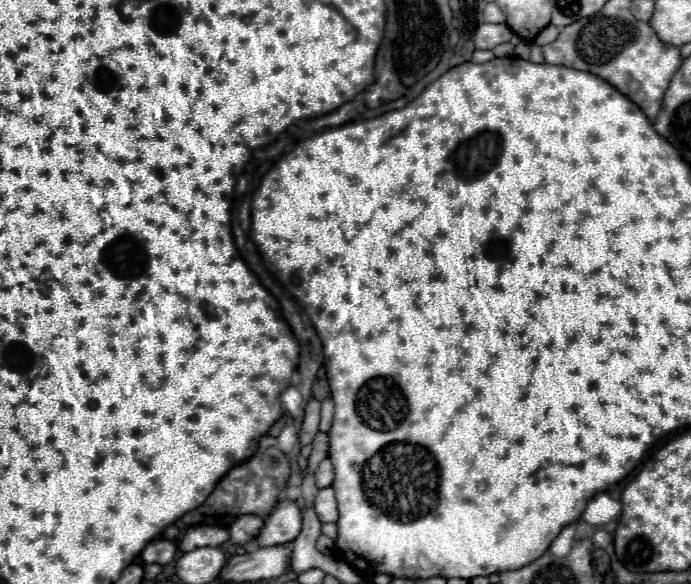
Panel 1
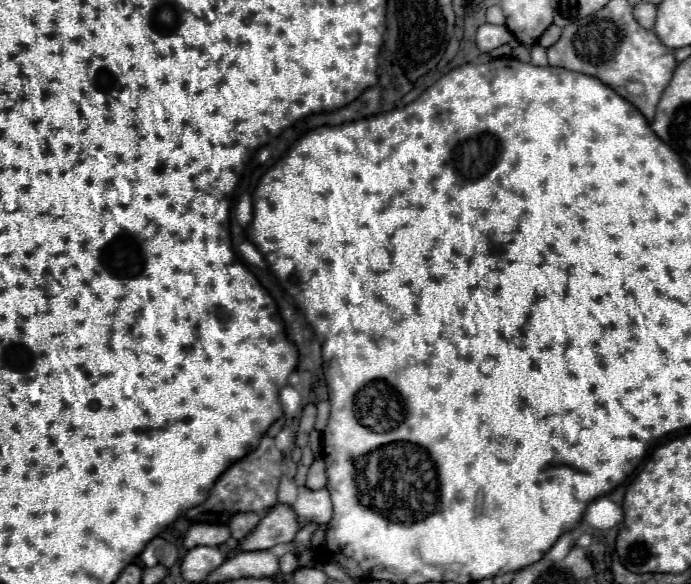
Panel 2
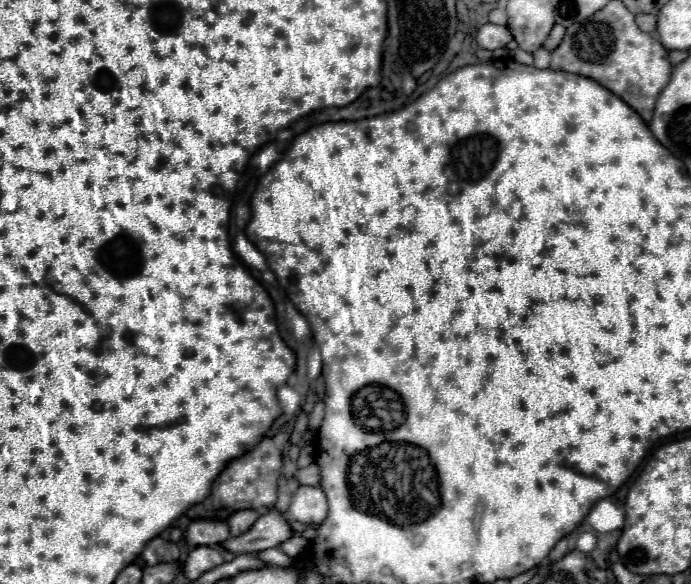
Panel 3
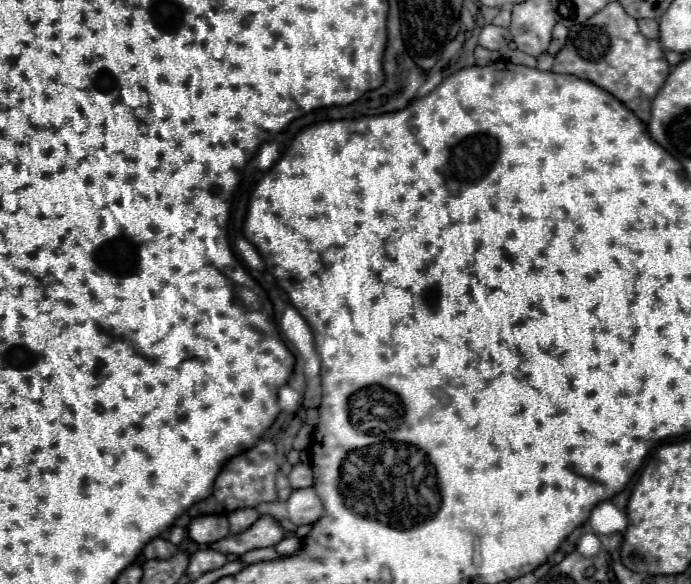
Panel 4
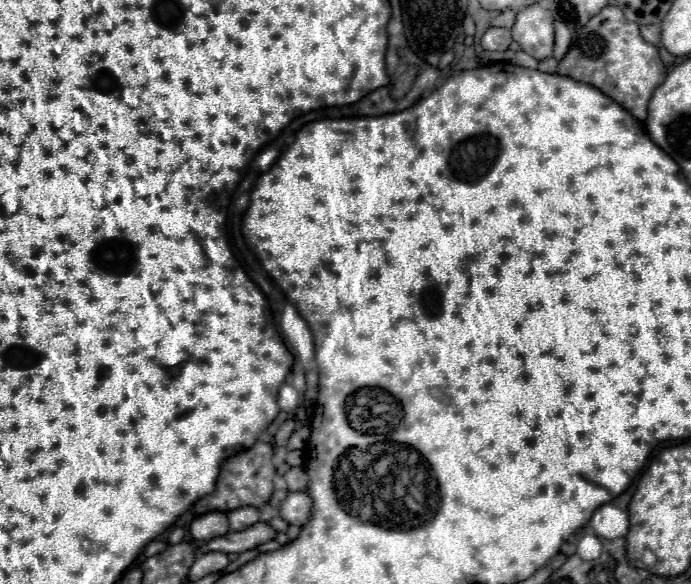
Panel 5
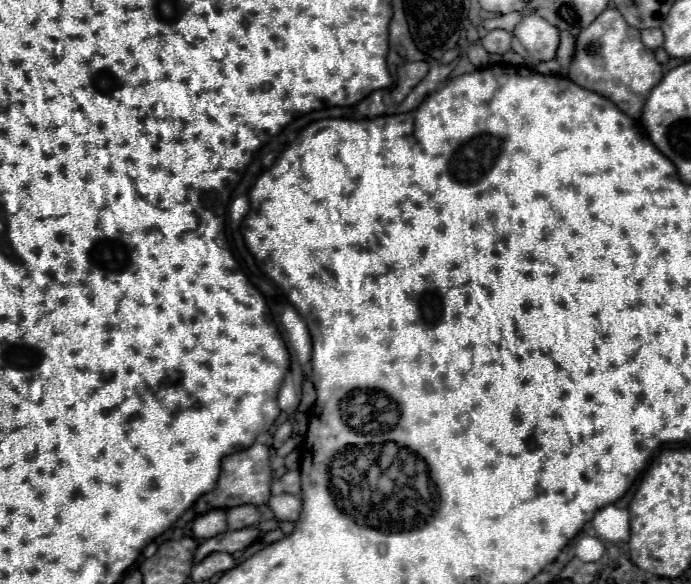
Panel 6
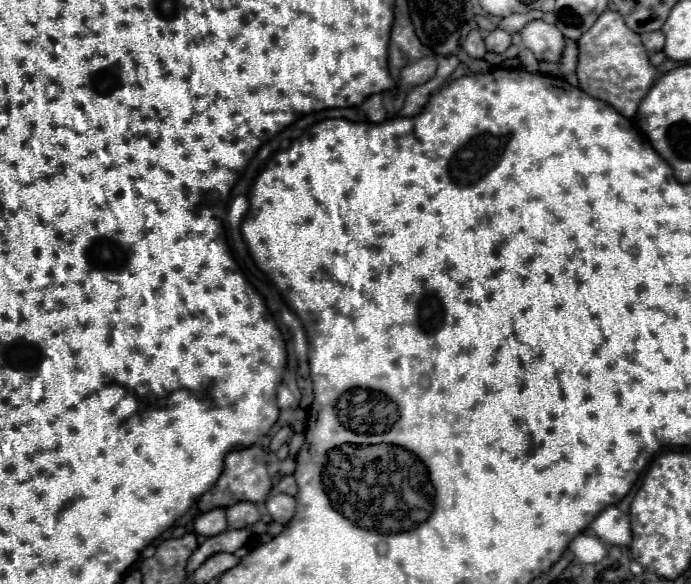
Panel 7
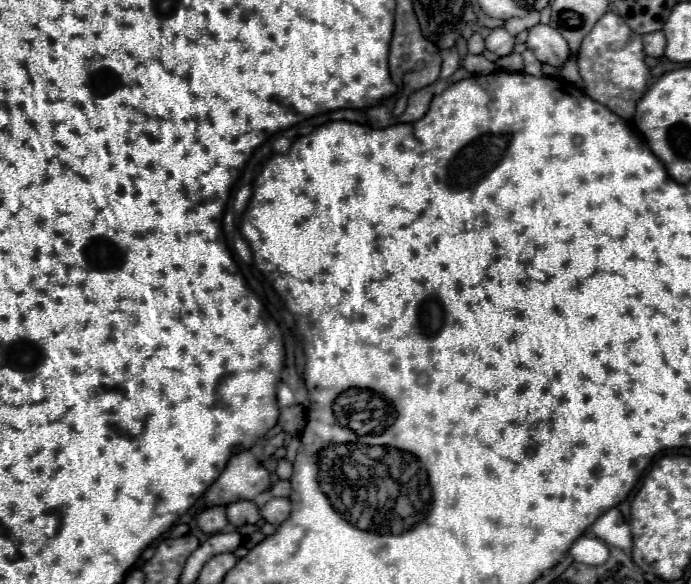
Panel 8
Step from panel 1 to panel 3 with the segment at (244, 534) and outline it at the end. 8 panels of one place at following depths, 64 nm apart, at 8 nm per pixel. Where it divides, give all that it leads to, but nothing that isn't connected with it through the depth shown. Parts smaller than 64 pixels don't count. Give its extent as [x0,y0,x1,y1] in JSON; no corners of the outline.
[228,510,260,536]

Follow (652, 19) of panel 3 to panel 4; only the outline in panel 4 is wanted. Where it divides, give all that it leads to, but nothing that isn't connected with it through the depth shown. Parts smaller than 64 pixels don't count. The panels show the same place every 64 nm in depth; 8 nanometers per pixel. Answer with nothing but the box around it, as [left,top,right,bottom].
[638,20,658,40]

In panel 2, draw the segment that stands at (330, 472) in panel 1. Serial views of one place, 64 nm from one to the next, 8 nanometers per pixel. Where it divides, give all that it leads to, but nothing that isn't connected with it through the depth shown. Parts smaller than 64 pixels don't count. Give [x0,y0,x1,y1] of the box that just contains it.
[306,458,326,490]

